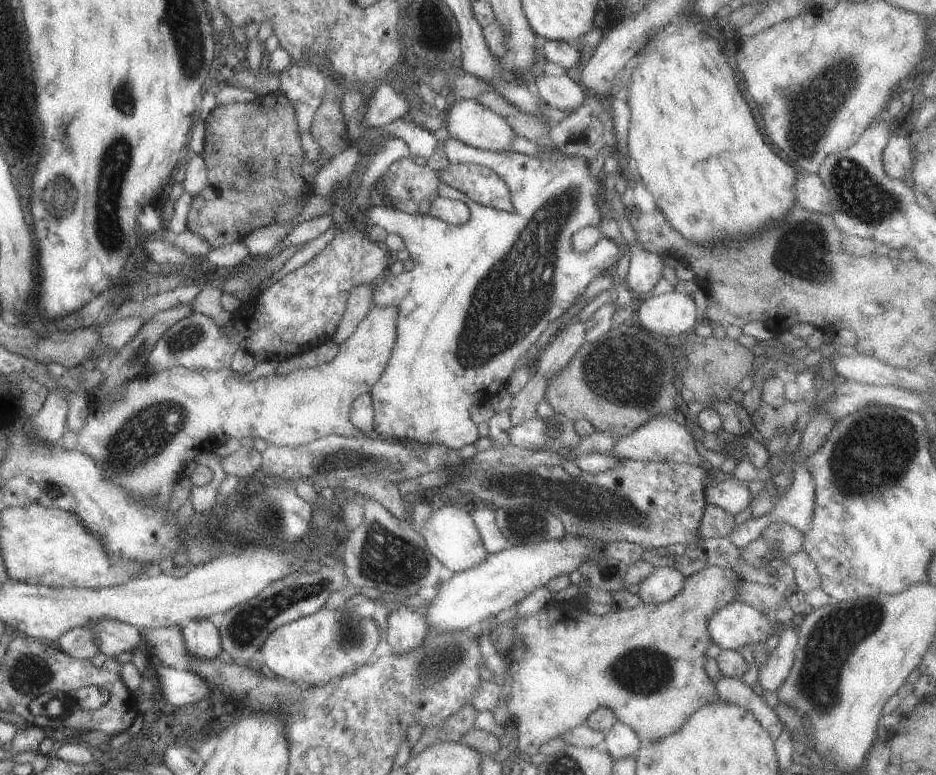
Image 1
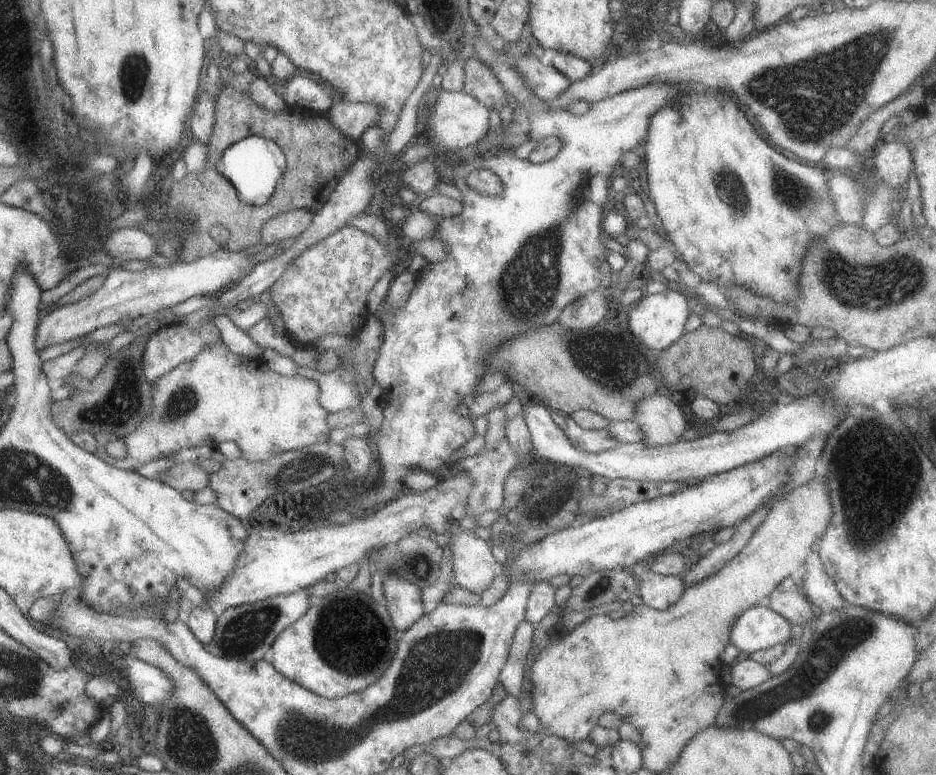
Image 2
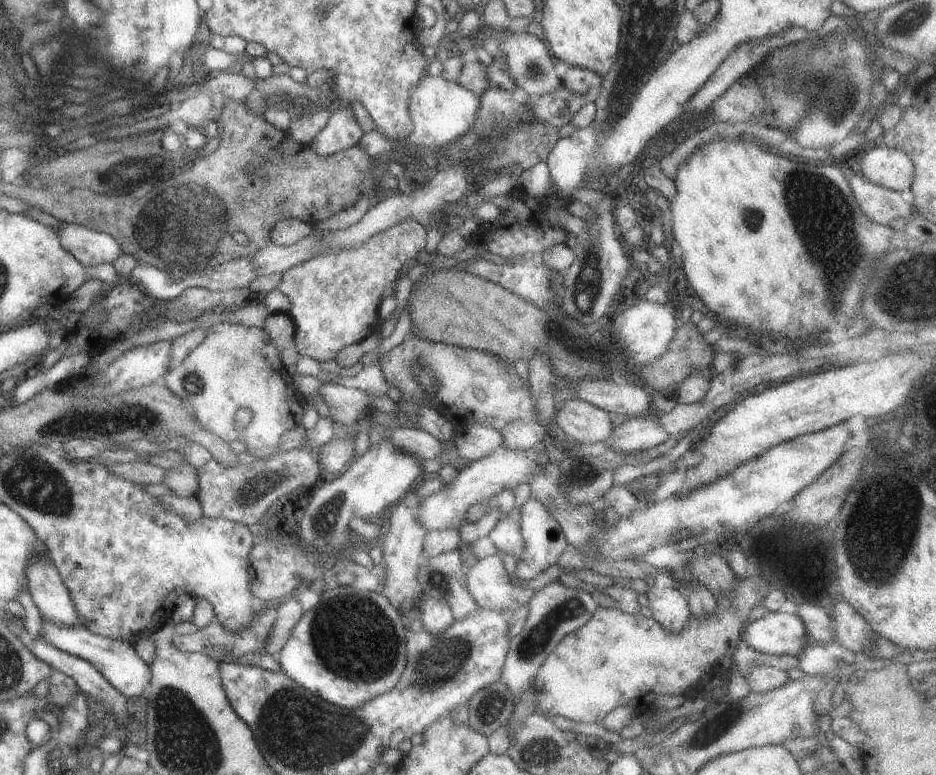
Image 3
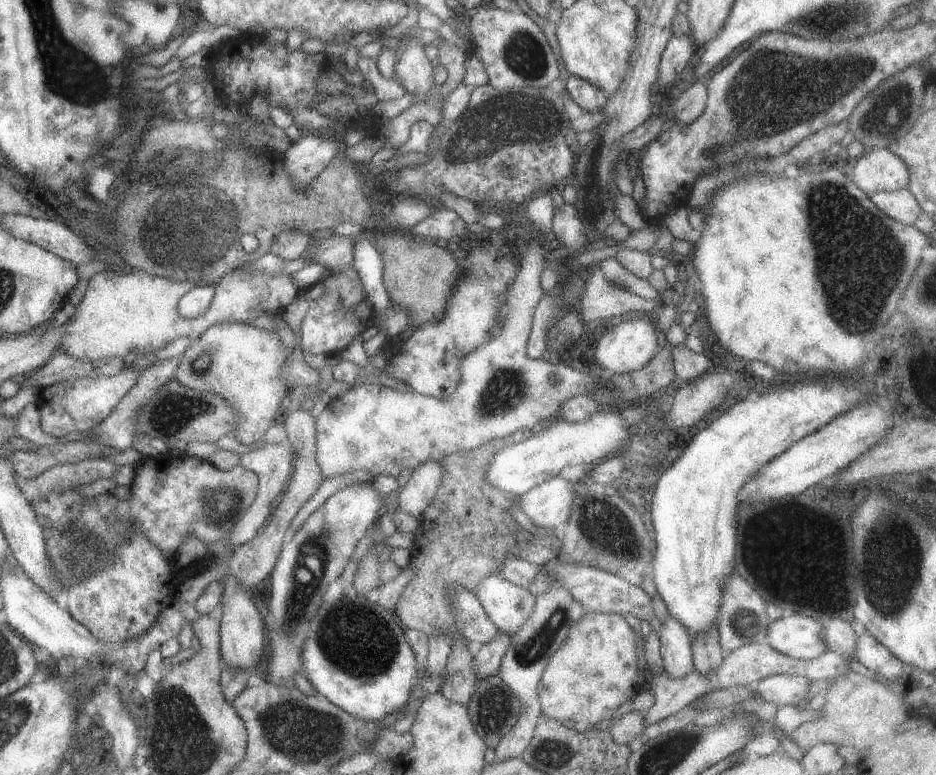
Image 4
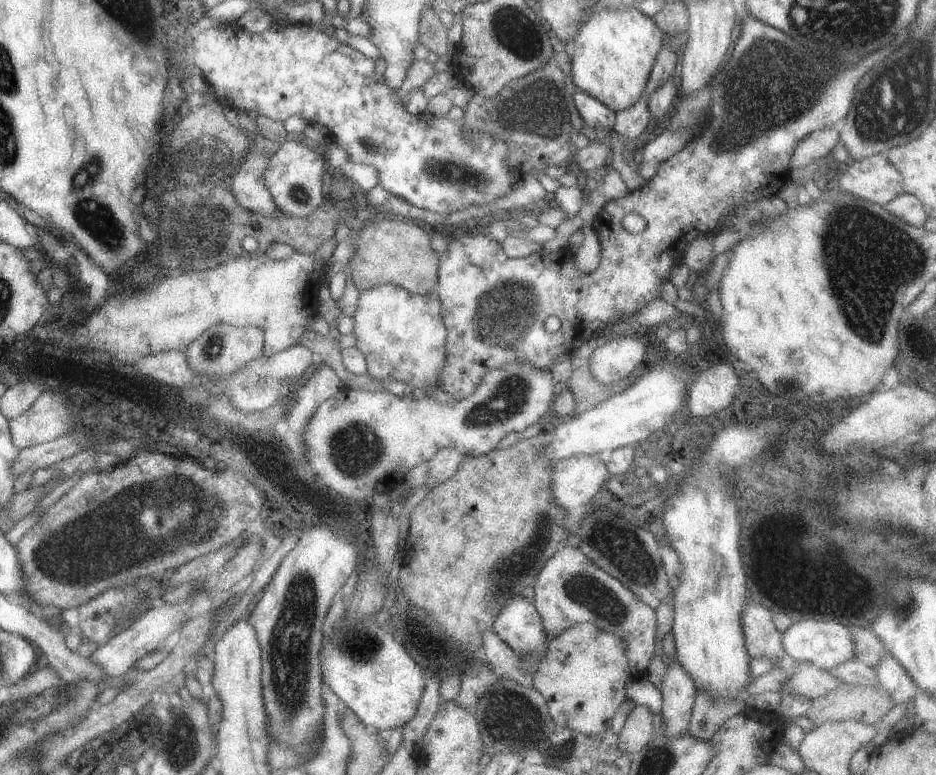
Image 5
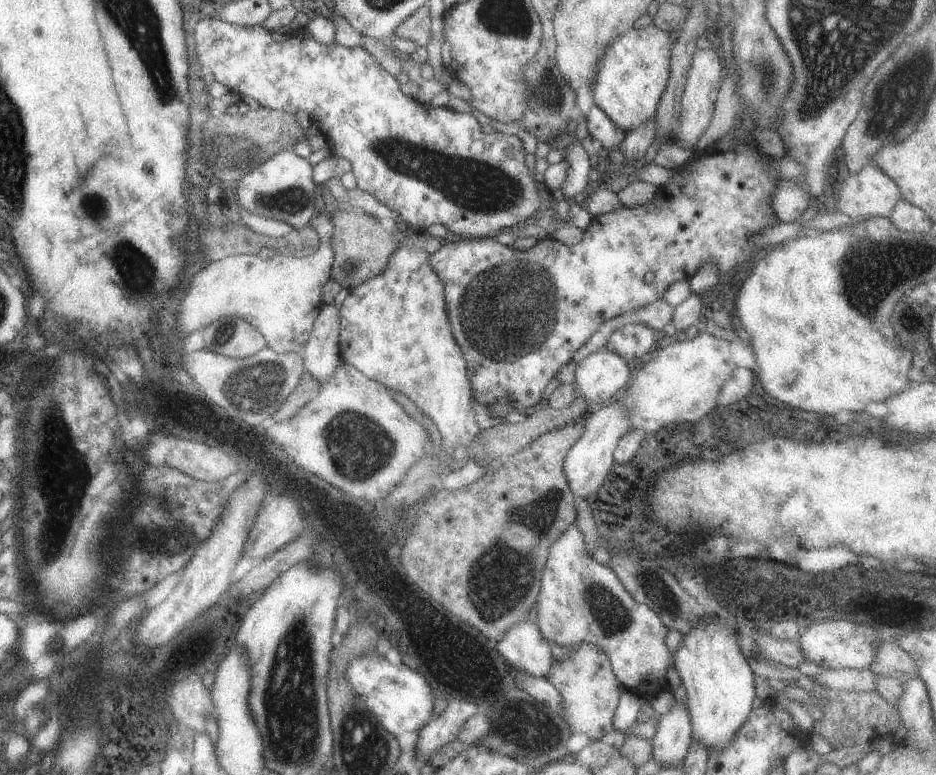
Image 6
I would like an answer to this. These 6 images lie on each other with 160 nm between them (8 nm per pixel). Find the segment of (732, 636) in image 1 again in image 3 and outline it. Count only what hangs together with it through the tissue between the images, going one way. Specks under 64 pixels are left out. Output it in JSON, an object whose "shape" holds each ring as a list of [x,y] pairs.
{"shape":[[[759,610],[742,630],[745,644],[768,655],[798,656],[806,646],[806,630],[793,612]]]}

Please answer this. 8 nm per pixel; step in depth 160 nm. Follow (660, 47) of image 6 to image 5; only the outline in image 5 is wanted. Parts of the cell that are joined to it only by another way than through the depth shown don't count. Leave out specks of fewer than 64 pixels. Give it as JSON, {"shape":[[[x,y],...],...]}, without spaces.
{"shape":[[[637,8],[624,11],[593,11],[589,18],[579,25],[577,34],[569,43],[573,43],[575,50],[570,58],[572,82],[577,89],[596,98],[614,112],[622,111],[631,106],[643,92],[653,60],[660,49],[662,30]]]}

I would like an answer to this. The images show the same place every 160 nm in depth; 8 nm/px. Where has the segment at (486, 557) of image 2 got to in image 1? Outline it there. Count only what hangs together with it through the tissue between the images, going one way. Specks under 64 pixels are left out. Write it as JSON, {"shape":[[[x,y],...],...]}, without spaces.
{"shape":[[[443,501],[443,504],[435,504],[435,510],[422,526],[420,533],[430,555],[442,564],[444,570],[452,573],[477,566],[488,555],[471,515],[453,502]]]}

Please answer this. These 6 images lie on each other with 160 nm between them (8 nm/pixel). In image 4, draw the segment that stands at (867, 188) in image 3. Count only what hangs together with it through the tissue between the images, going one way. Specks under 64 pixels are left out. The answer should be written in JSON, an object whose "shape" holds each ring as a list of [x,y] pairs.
{"shape":[[[906,188],[894,191],[875,191],[865,194],[885,216],[901,224],[913,226],[914,222],[918,220],[919,205]]]}

